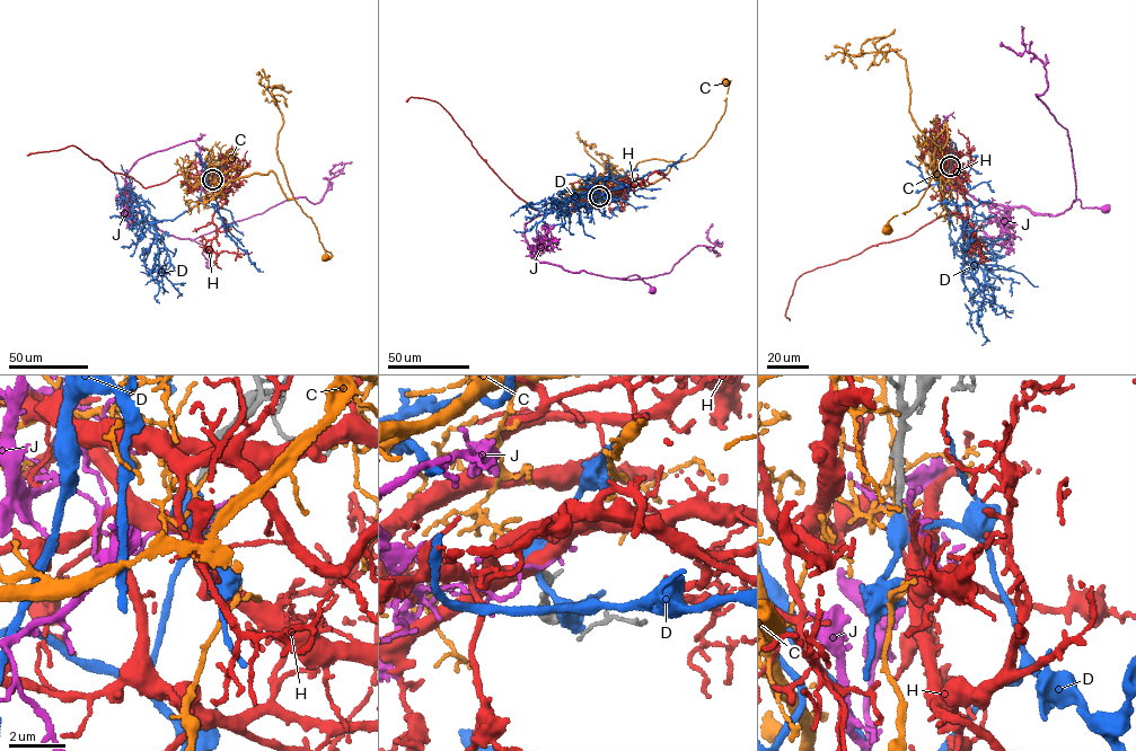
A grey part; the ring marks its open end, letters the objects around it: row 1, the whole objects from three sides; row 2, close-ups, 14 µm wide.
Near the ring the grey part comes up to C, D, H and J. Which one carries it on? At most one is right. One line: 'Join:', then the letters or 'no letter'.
Join: H

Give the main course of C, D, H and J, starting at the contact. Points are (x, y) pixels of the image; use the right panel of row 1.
C: (950, 165), (941, 174), (933, 161), (945, 122), (943, 158), (927, 188), (888, 230)
D: (950, 165), (959, 176), (949, 190), (962, 224), (961, 247), (993, 286), (991, 305), (995, 314), (1013, 314)
H: (950, 166), (958, 214), (938, 218), (908, 237), (801, 275), (787, 306), (790, 320)
J: (951, 166), (940, 161), (935, 133), (957, 184), (978, 200), (1041, 214), (1063, 212), (1076, 200), (1107, 210)

